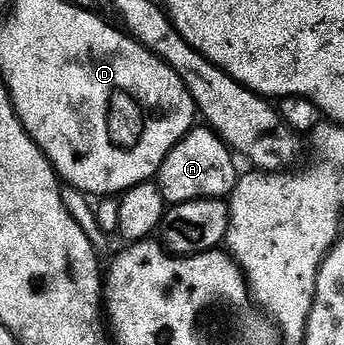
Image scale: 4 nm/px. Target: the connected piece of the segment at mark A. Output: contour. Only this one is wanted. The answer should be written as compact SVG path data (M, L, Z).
M195 127L170 149L170 154L158 169L156 184L162 193L162 198L170 205L203 199L226 199L234 192L234 187L238 184L240 176L240 169L234 166L234 161L236 161L235 154L214 130L209 127Z

